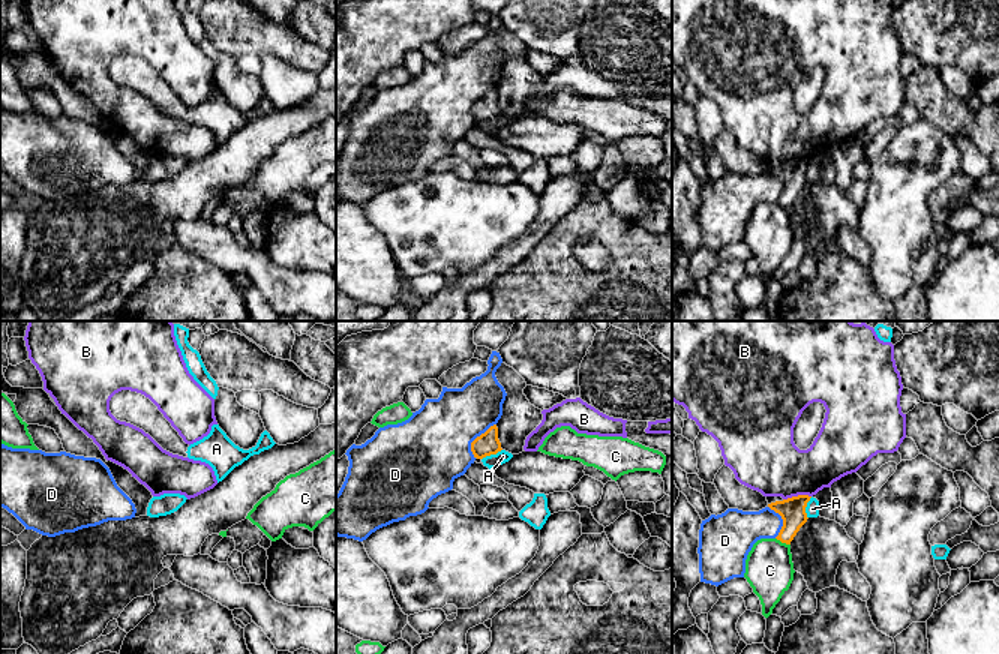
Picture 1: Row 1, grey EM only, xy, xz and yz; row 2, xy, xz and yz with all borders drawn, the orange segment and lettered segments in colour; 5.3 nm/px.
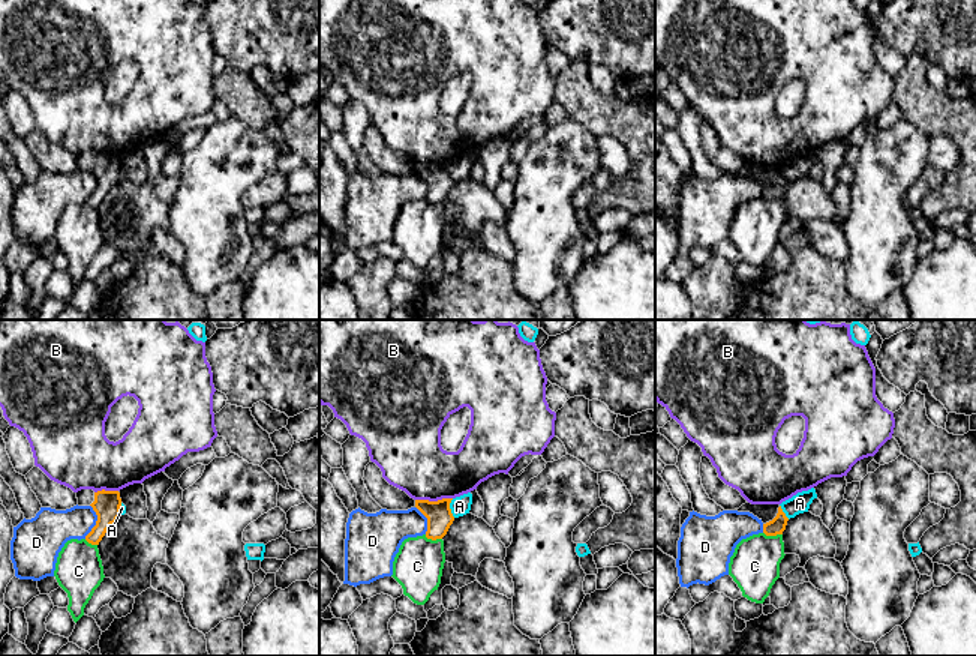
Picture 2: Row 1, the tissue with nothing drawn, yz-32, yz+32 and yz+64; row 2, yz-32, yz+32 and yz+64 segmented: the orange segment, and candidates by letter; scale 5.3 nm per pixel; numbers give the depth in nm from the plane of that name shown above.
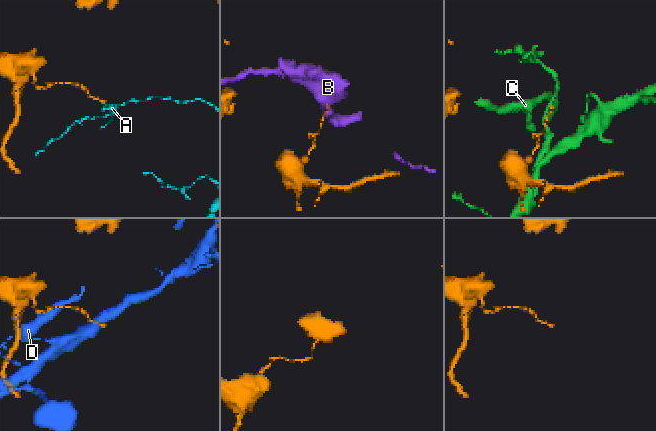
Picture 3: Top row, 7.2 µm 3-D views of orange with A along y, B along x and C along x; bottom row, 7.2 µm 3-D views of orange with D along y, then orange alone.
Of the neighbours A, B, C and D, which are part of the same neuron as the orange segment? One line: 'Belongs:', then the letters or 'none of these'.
Belongs: none of these

